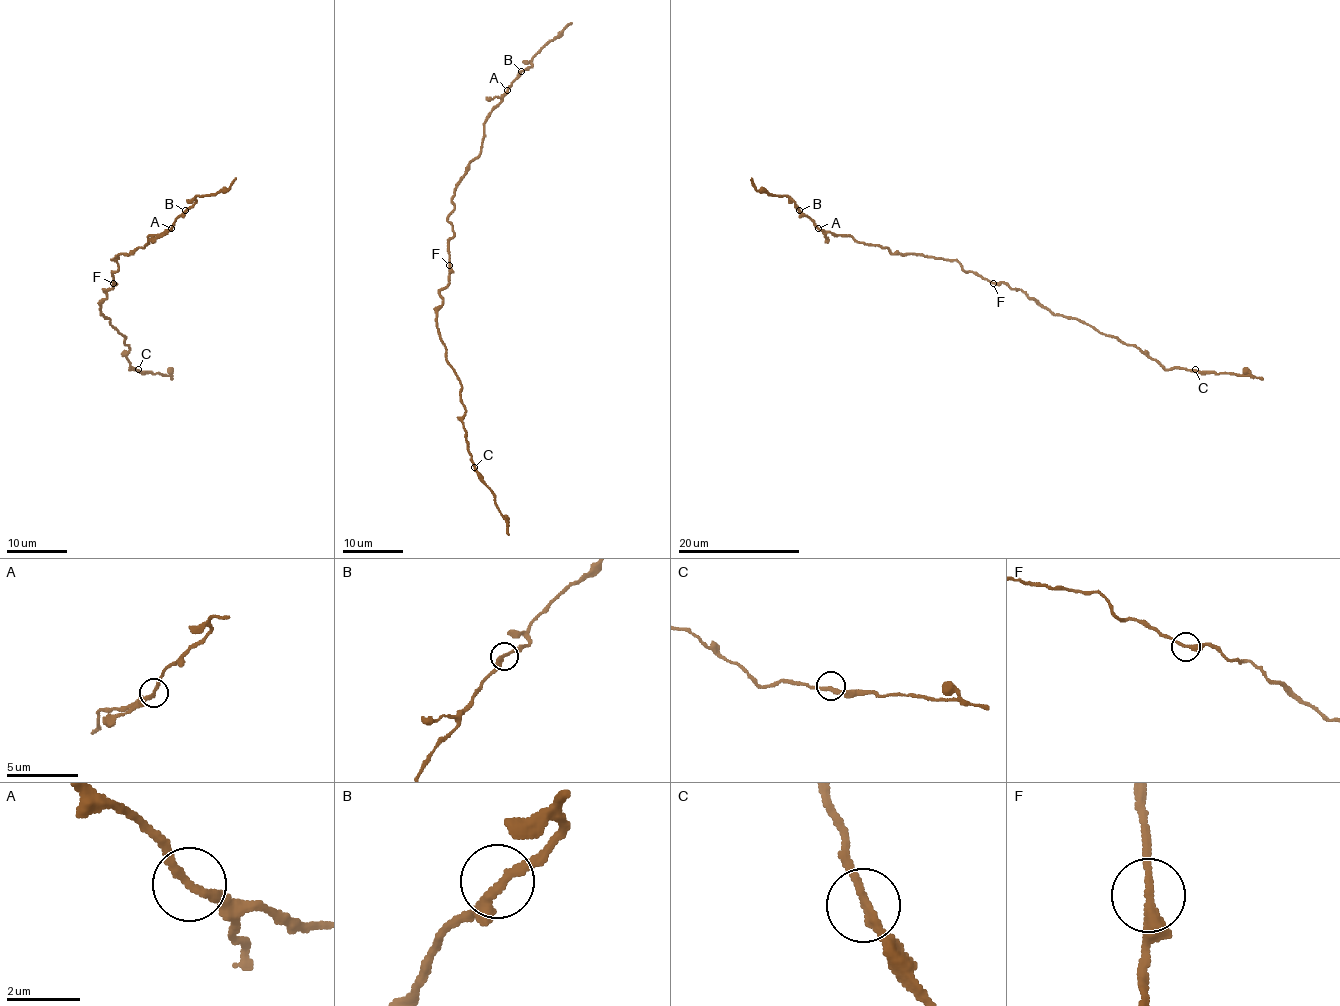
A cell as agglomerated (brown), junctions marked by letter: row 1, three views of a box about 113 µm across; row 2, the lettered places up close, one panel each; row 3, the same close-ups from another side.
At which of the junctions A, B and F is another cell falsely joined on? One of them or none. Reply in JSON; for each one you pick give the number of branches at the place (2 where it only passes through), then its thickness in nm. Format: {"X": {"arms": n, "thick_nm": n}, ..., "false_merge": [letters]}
{"F": {"arms": 2, "thick_nm": 280}, "false_merge": ["F"]}

